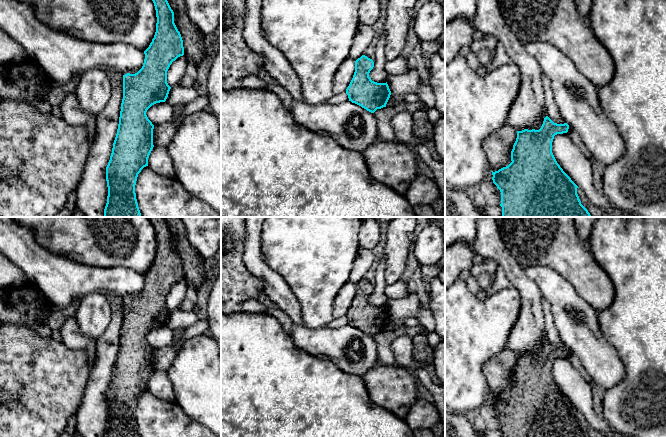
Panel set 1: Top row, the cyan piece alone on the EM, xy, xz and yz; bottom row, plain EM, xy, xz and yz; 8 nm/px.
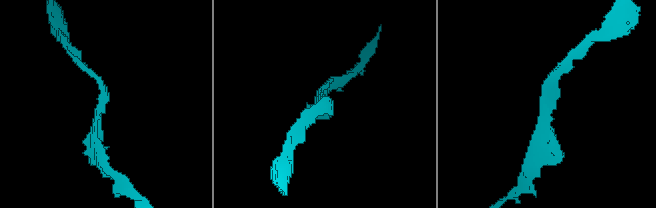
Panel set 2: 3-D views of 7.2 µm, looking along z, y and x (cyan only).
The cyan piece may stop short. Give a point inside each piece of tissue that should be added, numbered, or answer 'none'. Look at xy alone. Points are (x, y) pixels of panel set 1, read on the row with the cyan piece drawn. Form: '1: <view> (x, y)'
none

